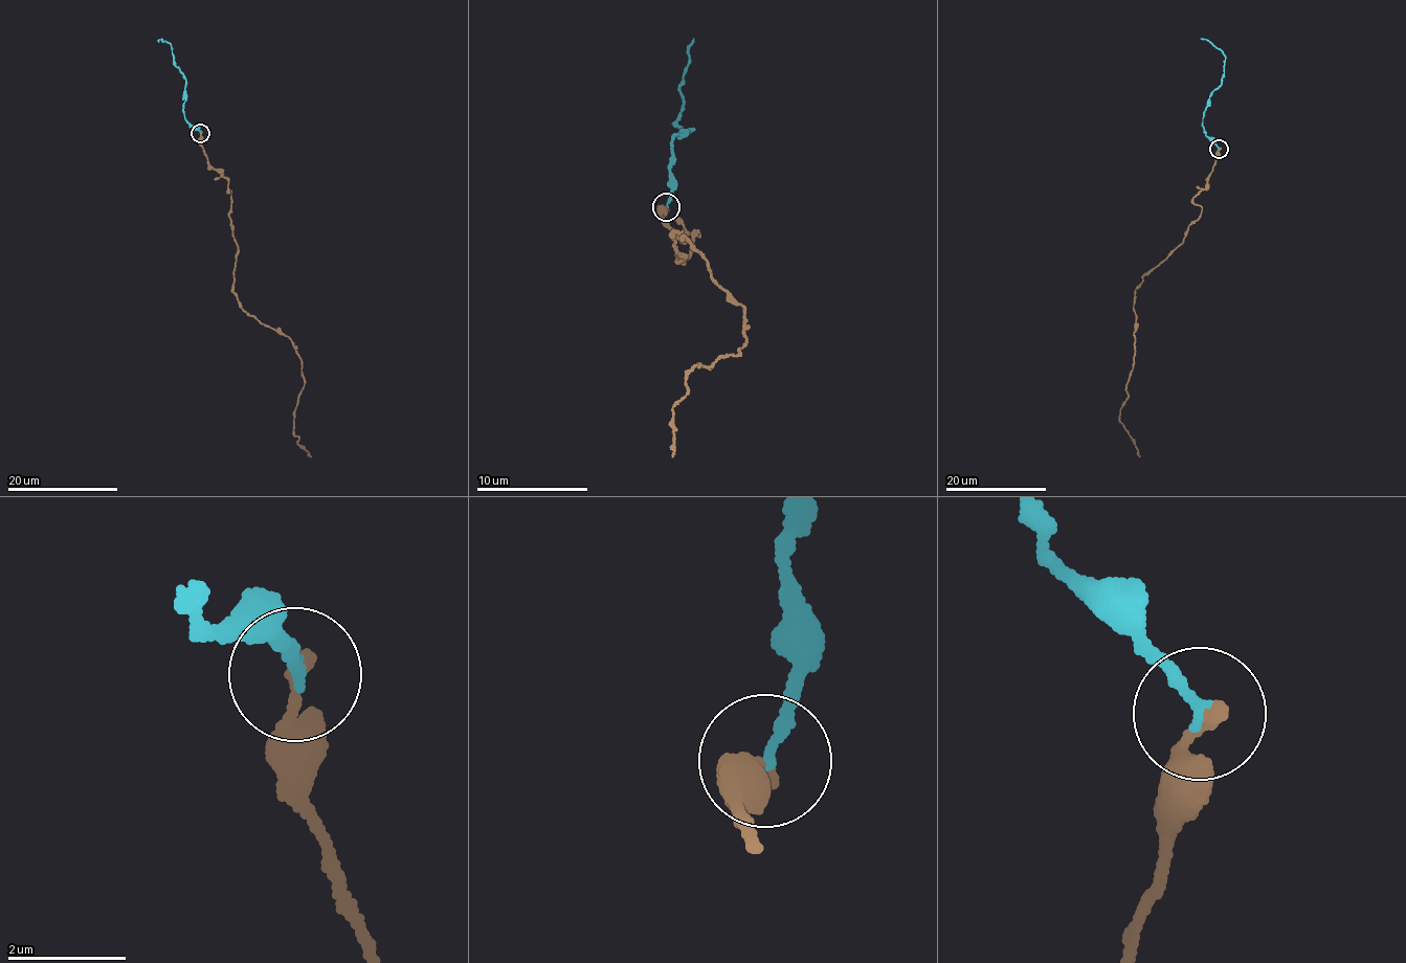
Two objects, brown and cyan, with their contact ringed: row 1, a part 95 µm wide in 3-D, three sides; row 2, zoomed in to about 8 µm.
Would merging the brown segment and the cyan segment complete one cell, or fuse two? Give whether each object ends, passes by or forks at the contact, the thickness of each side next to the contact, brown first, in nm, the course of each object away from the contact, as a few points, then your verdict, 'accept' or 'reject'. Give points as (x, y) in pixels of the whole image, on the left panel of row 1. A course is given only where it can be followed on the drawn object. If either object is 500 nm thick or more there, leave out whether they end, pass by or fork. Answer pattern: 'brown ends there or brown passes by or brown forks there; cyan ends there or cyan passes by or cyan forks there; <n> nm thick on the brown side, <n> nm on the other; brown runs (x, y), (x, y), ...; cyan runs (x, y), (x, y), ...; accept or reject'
brown ends there; cyan ends there; 240 nm thick on the brown side, 200 nm on the other; brown runs (200, 132), (230, 192), (231, 286), (300, 358), (294, 434), (311, 457); cyan runs (200, 133), (185, 120), (186, 83), (176, 64), (172, 45), (157, 41); accept

